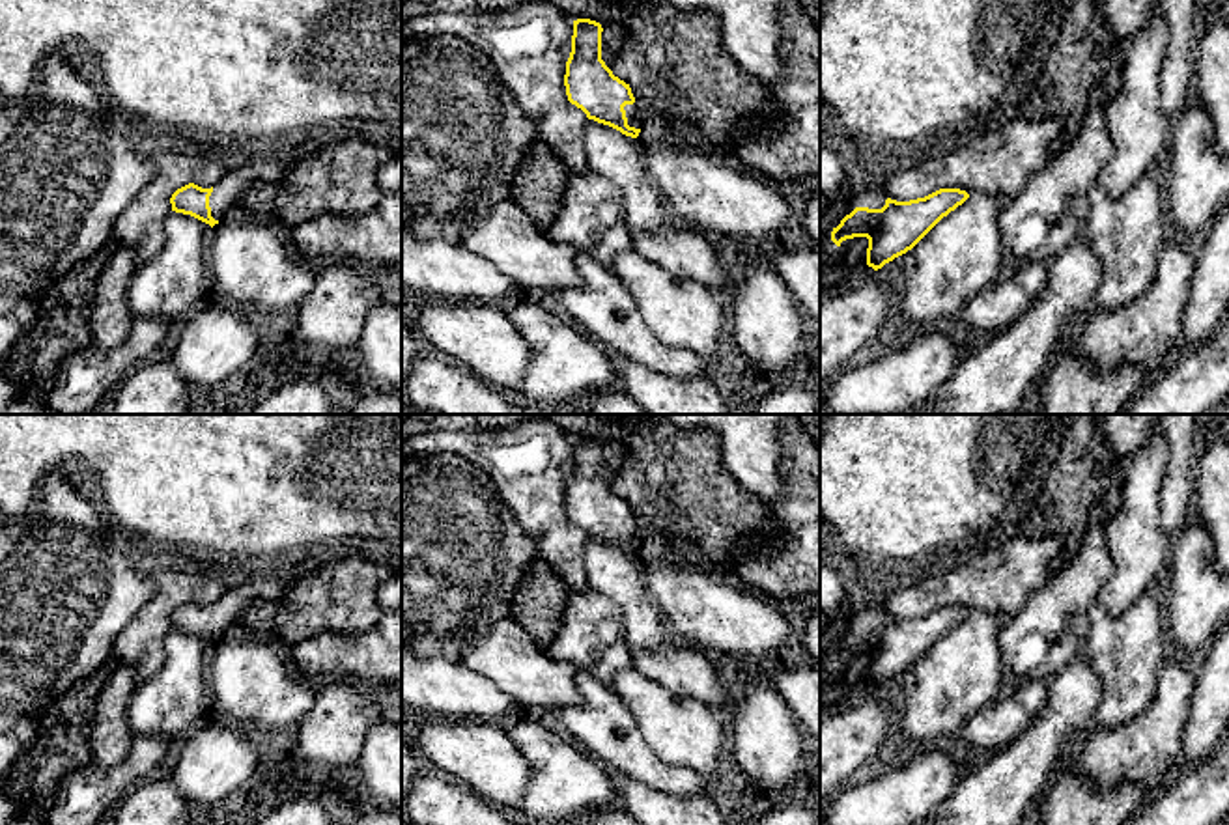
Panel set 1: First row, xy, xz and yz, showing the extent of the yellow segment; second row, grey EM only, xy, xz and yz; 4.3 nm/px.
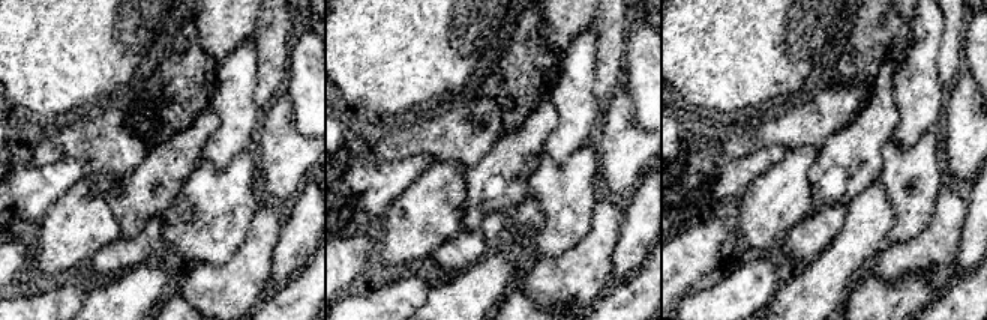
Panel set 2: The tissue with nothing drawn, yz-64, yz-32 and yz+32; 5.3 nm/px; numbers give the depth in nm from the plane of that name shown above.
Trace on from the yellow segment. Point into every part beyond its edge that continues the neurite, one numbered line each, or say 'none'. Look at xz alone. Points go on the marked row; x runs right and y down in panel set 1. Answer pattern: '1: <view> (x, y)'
1: xz (634, 116)

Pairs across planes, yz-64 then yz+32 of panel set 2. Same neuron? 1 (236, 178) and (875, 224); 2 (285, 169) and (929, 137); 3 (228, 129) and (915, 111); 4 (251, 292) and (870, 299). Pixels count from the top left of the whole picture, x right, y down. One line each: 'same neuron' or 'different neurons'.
1: different neurons
2: different neurons
3: same neuron
4: different neurons

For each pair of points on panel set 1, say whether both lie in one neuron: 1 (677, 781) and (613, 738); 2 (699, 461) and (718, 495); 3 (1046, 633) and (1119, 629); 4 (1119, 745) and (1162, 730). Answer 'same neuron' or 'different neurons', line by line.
1: same neuron
2: same neuron
3: different neurons
4: same neuron

